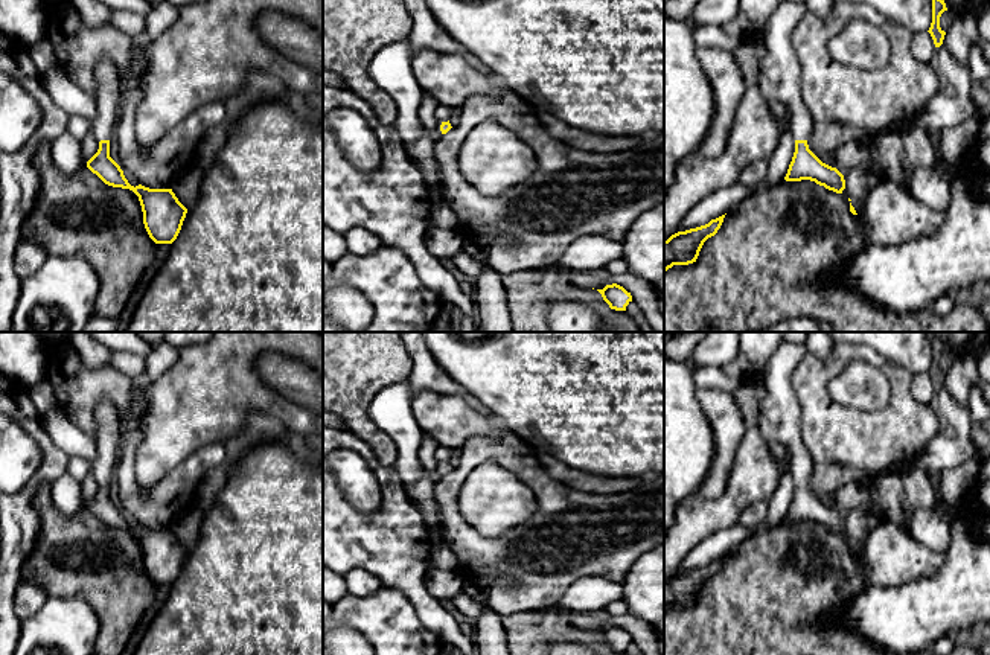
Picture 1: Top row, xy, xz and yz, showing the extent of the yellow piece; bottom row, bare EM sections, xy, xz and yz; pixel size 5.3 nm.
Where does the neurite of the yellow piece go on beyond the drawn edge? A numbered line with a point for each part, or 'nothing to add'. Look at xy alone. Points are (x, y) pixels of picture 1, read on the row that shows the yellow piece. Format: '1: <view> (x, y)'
1: xy (107, 75)

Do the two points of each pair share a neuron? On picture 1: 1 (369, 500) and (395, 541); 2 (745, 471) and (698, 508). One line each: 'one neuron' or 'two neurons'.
1: two neurons
2: one neuron

